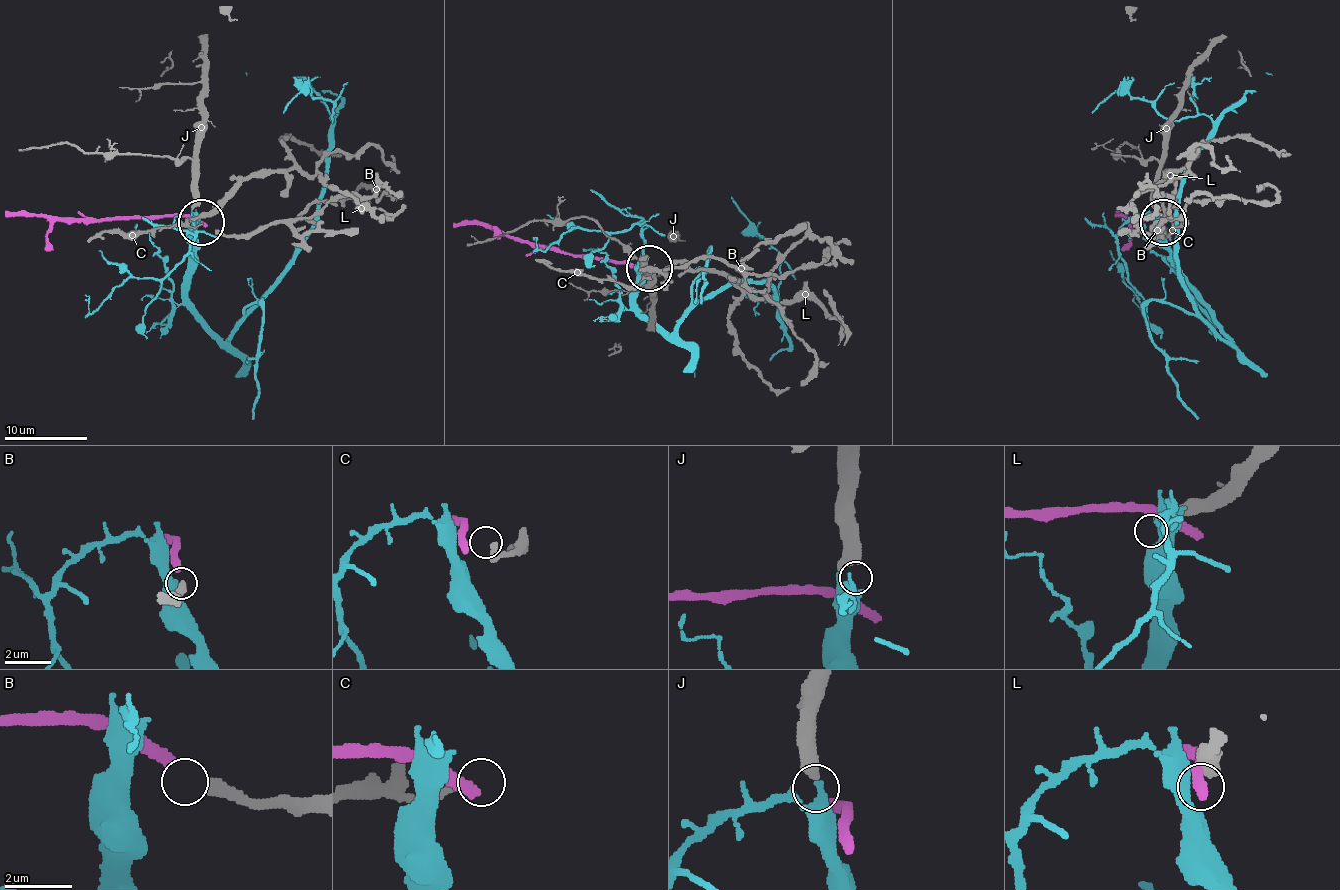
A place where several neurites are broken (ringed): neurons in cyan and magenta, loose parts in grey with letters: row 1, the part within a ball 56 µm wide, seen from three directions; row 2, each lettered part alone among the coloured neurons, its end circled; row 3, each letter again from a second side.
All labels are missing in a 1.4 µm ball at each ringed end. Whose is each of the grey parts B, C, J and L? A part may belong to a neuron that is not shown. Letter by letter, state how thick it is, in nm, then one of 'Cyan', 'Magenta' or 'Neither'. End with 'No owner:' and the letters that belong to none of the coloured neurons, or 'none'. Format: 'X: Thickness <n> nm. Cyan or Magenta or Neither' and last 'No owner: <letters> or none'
B: Thickness 280 nm. Magenta
C: Thickness 240 nm. Neither
J: Thickness 500 nm. Cyan
L: Thickness 440 nm. Neither
No owner: C, L

